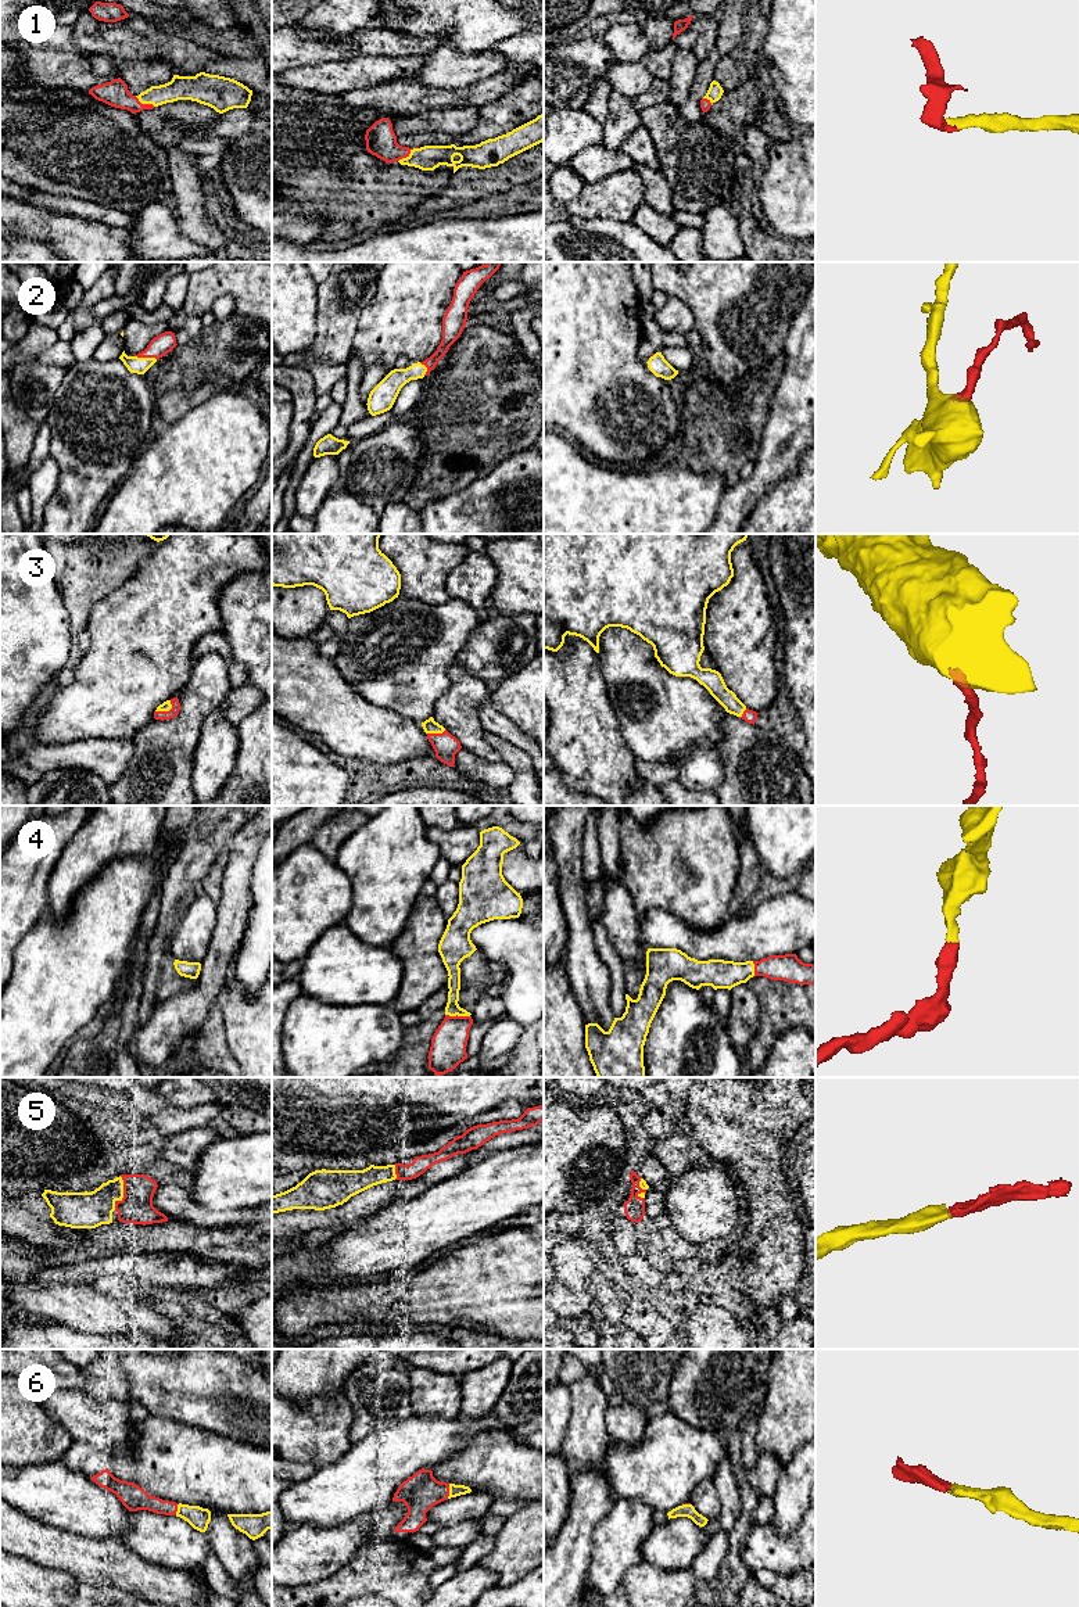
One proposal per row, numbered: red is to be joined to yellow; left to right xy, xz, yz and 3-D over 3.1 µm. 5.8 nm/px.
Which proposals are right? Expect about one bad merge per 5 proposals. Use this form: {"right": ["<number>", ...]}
{"right": ["1", "2", "3", "4", "5", "6"]}

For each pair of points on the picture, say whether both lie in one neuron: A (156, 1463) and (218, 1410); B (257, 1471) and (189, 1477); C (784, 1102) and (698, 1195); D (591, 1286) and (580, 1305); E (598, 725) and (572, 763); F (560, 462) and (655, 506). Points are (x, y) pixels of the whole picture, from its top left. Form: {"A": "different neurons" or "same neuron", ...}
{"A": "different neurons", "B": "same neuron", "C": "different neurons", "D": "different neurons", "E": "same neuron", "F": "same neuron"}

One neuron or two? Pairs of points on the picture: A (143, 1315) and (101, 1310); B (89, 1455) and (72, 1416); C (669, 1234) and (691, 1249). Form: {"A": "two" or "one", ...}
{"A": "one", "B": "two", "C": "one"}

